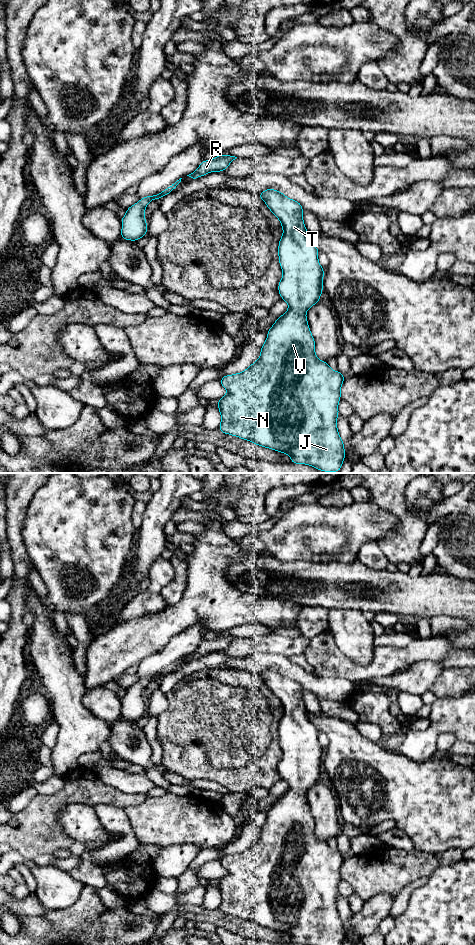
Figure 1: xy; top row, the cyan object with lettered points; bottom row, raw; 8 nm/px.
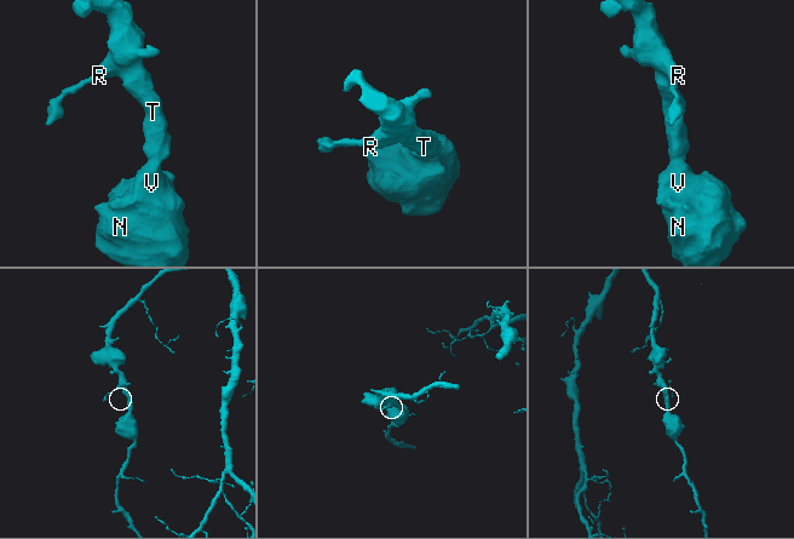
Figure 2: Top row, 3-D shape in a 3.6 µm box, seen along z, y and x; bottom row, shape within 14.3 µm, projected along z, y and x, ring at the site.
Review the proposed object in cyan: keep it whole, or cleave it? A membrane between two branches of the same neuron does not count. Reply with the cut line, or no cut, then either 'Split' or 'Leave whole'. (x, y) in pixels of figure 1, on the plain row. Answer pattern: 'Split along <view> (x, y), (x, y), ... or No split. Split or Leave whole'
No split. Leave whole

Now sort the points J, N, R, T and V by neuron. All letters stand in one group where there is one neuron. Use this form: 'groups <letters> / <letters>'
groups J N R T V

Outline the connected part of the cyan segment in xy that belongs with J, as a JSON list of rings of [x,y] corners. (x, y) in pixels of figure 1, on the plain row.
[[[266,669],[259,675],[269,688],[269,690],[279,699],[281,706],[283,708],[283,715],[280,718],[278,725],[278,736],[279,744],[282,748],[282,759],[278,764],[278,772],[281,779],[287,782],[289,789],[281,795],[272,807],[267,812],[267,819],[265,823],[261,826],[260,837],[253,844],[251,844],[246,850],[241,853],[236,853],[233,855],[226,855],[220,859],[221,865],[227,870],[227,874],[221,877],[218,881],[218,889],[221,894],[221,903],[219,910],[224,914],[229,914],[232,916],[239,917],[241,919],[253,922],[261,927],[269,928],[283,934],[288,934],[291,937],[290,943],[295,944],[306,944],[306,945],[342,945],[345,939],[345,929],[343,920],[340,917],[337,909],[337,897],[339,895],[338,883],[341,879],[341,866],[344,862],[344,855],[339,851],[334,851],[330,848],[327,842],[319,840],[315,834],[315,820],[310,811],[308,801],[306,798],[306,792],[310,787],[315,785],[320,781],[321,773],[323,772],[323,757],[324,749],[321,747],[318,741],[319,730],[311,722],[308,711],[304,705],[303,701],[303,687],[302,685],[293,679],[286,677],[282,672],[275,669]]]

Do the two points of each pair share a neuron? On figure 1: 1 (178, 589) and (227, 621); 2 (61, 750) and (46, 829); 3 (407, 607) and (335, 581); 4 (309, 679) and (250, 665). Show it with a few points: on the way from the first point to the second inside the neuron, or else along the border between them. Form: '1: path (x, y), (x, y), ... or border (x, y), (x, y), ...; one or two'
1: border (187, 569), (187, 585), (183, 596), (169, 605); two
2: border (79, 766), (62, 776); two
3: path (389, 592), (368, 590), (353, 585); one
4: path (294, 672), (282, 663), (265, 663); one

